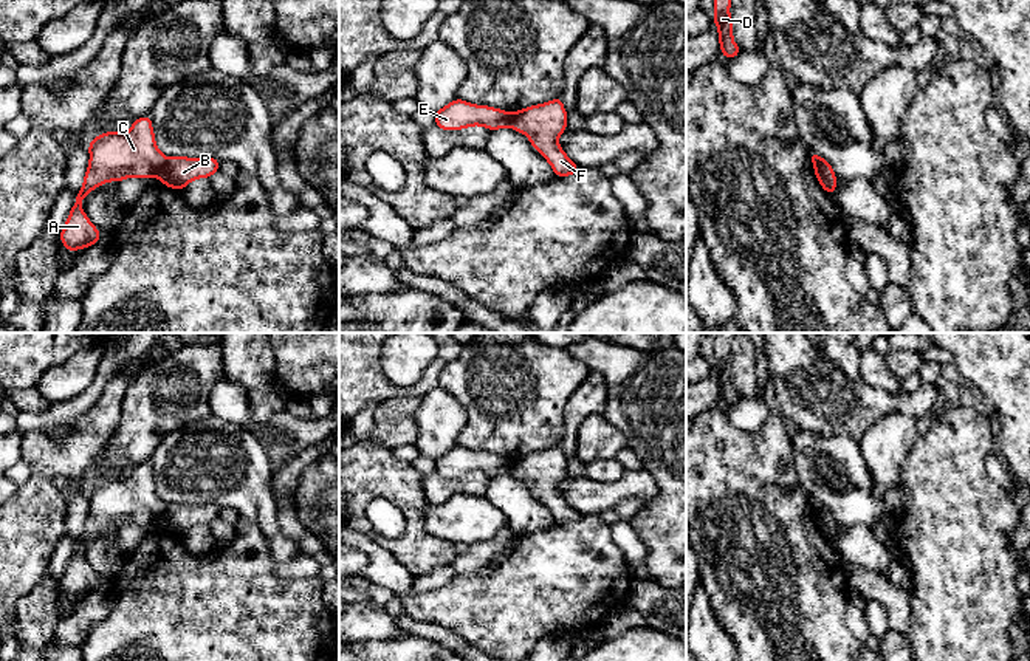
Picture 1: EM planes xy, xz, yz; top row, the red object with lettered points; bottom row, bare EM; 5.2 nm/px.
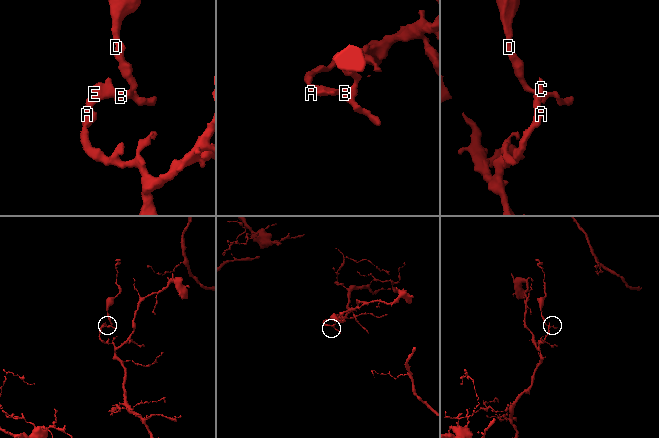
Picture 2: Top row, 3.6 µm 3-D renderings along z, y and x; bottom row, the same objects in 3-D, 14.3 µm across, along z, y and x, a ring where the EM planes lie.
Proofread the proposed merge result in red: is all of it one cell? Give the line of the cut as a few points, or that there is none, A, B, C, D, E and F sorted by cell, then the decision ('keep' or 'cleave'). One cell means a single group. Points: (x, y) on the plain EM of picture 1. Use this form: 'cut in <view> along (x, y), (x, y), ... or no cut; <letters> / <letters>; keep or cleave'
cut in xy along (168, 505), (155, 522); A C E / B D F; cleave

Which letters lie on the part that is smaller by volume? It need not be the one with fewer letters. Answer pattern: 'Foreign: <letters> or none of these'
Foreign: B, D, F

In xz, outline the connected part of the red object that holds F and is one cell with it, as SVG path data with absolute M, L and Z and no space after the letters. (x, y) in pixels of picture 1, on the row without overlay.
M561 443L516 458L510 474L528 483L531 492L551 511L554 523L579 519L558 491L558 483L567 477L567 458Z

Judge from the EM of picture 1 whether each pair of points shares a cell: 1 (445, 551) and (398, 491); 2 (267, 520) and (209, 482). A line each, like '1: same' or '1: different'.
1: same
2: same

